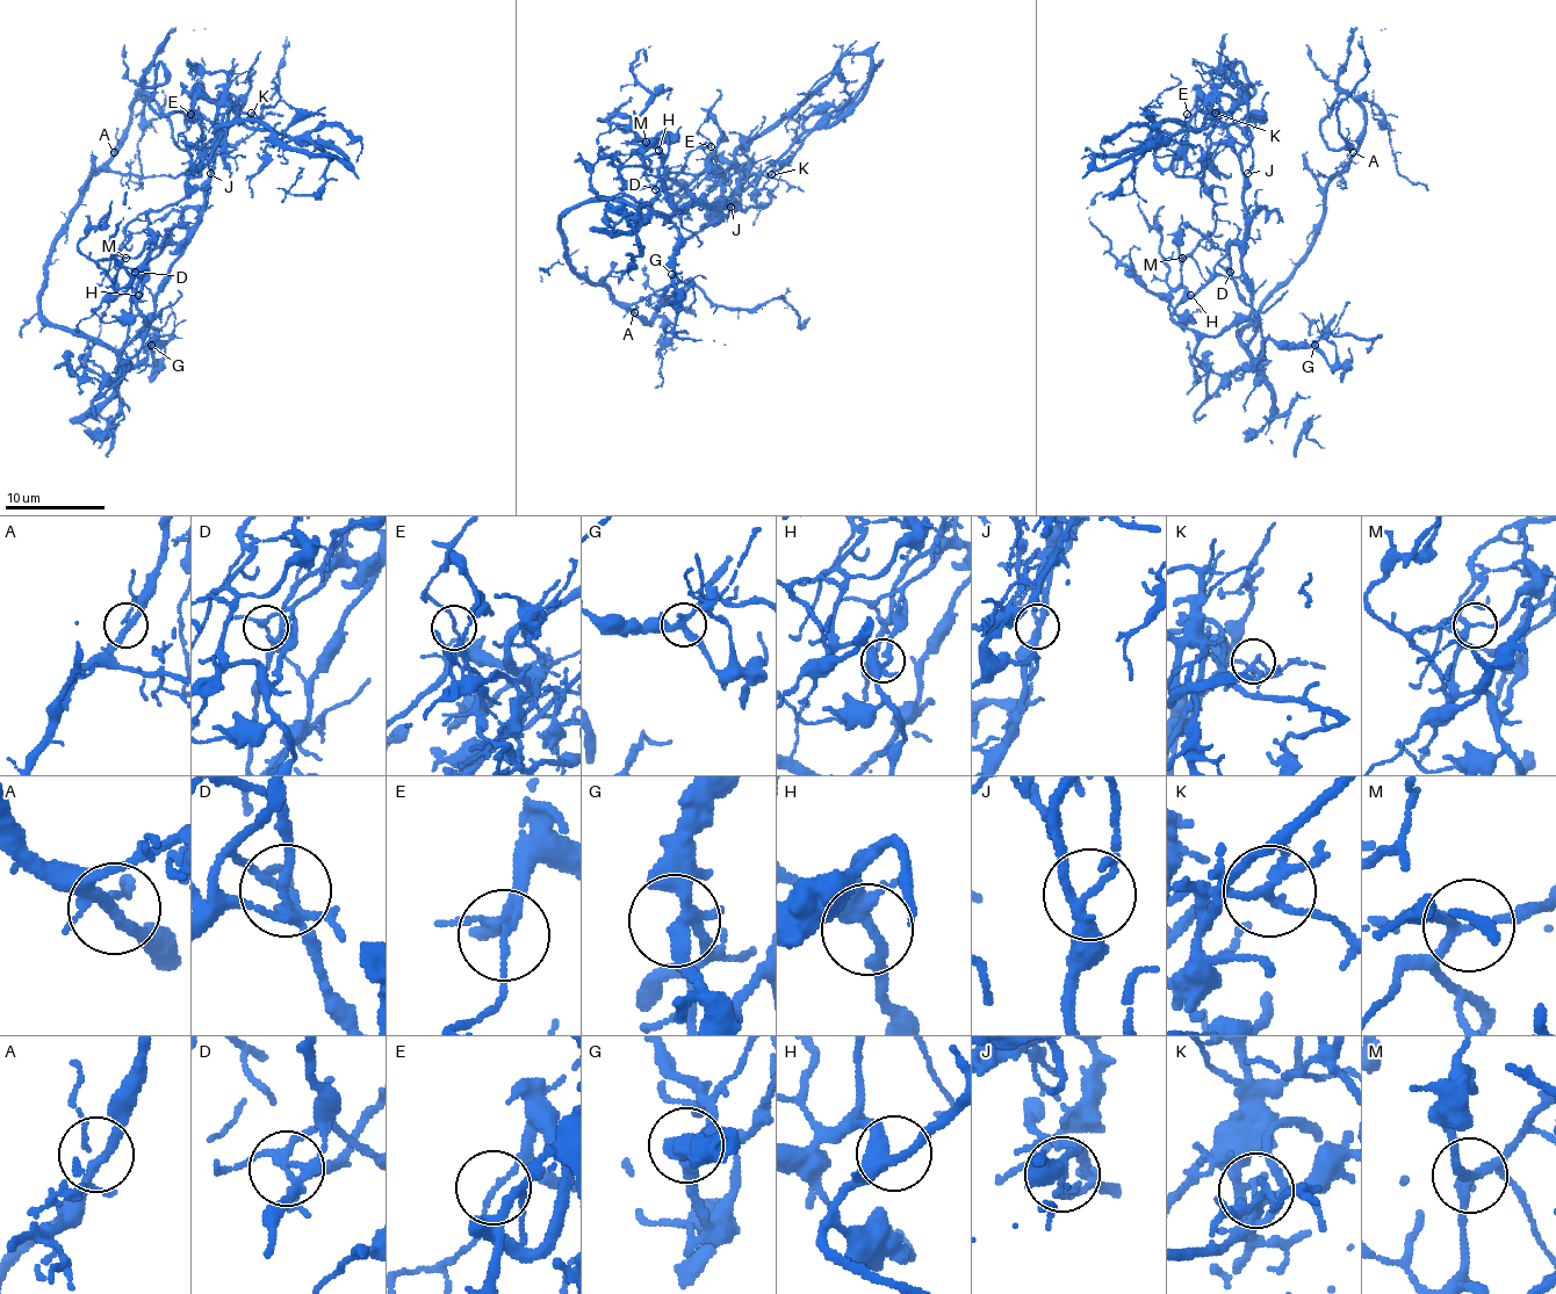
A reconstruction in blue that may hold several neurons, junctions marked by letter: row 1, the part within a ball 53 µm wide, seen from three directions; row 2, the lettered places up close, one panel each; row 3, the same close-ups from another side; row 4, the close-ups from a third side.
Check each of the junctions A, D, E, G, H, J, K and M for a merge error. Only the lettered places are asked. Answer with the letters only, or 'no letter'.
D, E, J

